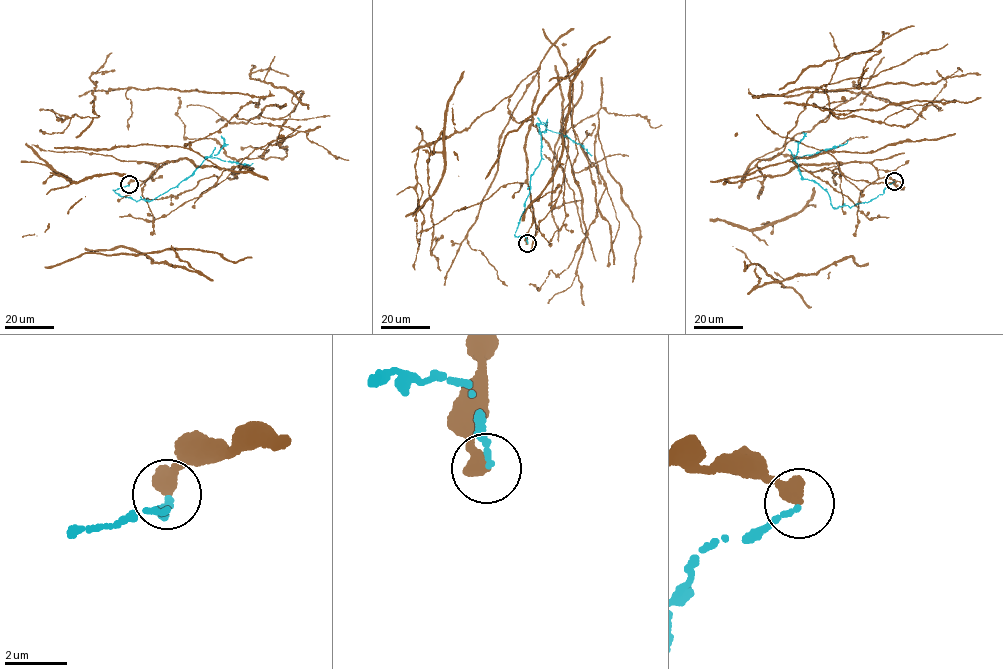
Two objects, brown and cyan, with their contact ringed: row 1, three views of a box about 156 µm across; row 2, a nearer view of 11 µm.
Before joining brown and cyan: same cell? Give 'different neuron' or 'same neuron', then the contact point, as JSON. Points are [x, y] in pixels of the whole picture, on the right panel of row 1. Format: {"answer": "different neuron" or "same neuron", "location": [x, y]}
{"answer": "different neuron", "location": [894, 181]}

